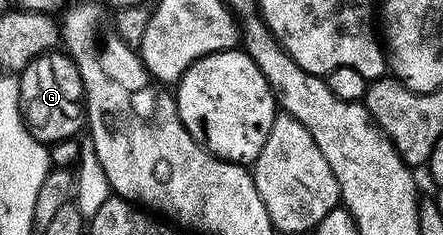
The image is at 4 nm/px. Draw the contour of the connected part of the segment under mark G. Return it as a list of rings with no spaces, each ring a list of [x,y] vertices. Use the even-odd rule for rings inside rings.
[[[56,49],[39,55],[33,61],[27,63],[27,68],[18,72],[19,80],[19,112],[27,132],[35,138],[38,143],[50,145],[60,143],[66,139],[74,139],[84,130],[87,121],[87,98],[83,92],[81,73],[77,73],[77,65],[71,56],[62,50]]]

